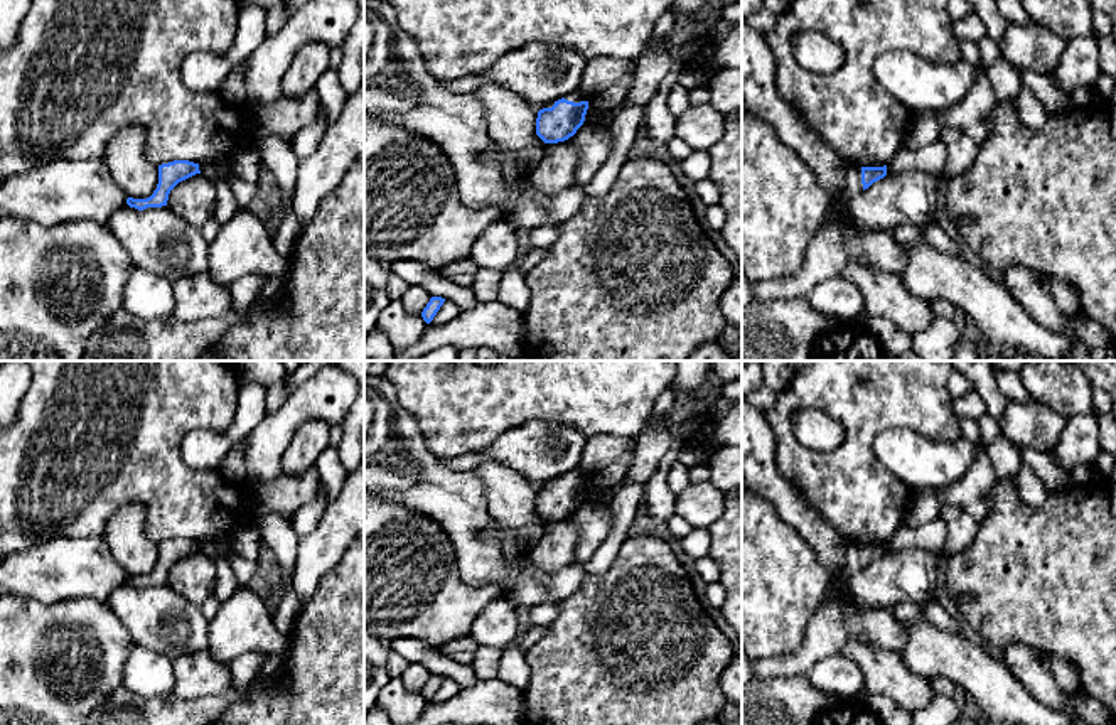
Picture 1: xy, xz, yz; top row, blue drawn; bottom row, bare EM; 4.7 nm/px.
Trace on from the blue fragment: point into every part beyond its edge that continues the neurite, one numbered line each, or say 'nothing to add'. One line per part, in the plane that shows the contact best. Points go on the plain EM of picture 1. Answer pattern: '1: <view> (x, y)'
1: xz (579, 472)

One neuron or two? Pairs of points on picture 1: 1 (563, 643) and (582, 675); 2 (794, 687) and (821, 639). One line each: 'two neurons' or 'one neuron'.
1: one neuron
2: two neurons

